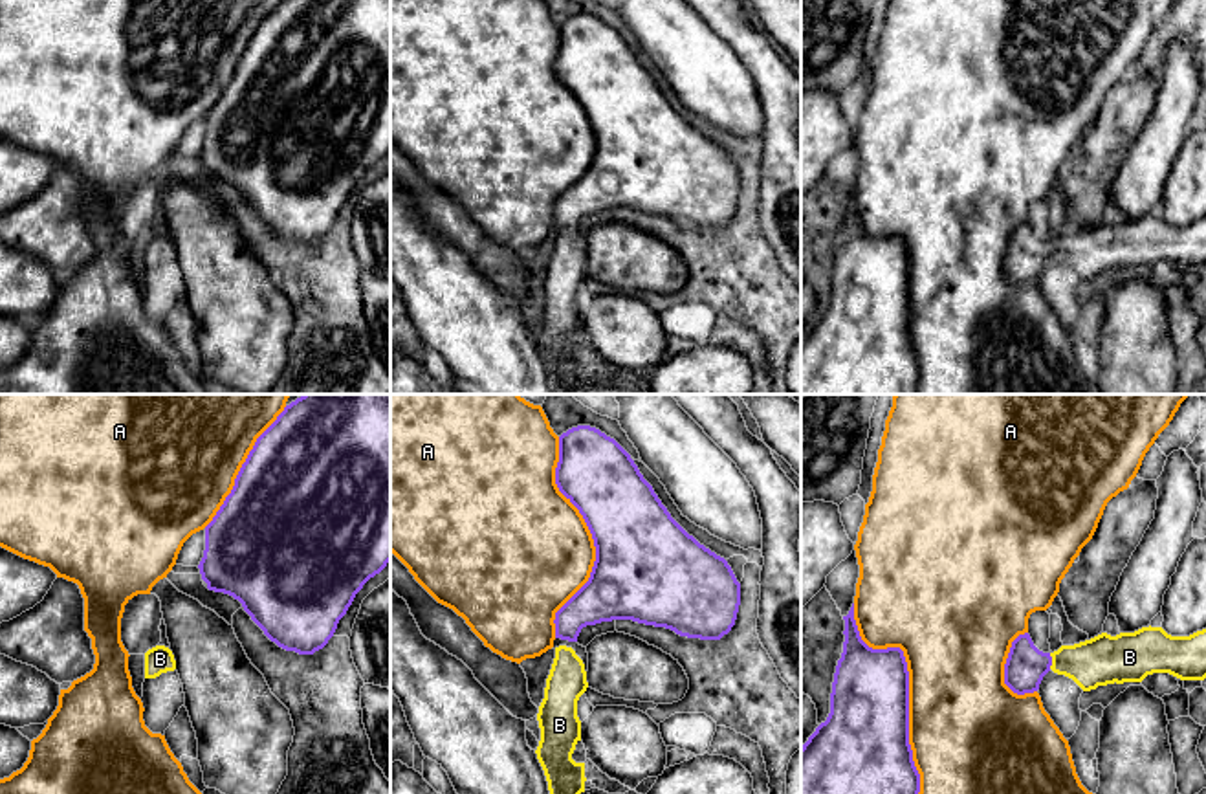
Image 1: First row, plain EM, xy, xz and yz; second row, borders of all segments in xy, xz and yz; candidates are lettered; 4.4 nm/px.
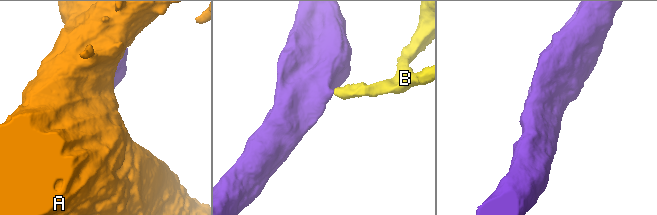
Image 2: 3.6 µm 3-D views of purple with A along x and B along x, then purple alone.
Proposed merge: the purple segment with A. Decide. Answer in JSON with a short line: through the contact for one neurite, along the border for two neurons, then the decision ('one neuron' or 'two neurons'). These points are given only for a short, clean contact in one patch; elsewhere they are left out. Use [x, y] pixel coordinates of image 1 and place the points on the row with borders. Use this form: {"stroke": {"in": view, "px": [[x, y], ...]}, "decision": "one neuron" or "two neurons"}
{"decision": "two neurons"}

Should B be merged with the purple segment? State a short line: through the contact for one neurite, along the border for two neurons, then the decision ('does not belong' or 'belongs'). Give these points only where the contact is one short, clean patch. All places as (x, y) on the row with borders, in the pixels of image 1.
belongs

